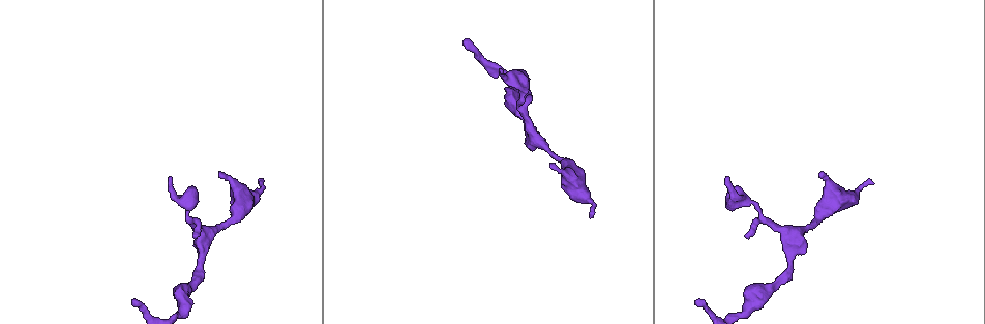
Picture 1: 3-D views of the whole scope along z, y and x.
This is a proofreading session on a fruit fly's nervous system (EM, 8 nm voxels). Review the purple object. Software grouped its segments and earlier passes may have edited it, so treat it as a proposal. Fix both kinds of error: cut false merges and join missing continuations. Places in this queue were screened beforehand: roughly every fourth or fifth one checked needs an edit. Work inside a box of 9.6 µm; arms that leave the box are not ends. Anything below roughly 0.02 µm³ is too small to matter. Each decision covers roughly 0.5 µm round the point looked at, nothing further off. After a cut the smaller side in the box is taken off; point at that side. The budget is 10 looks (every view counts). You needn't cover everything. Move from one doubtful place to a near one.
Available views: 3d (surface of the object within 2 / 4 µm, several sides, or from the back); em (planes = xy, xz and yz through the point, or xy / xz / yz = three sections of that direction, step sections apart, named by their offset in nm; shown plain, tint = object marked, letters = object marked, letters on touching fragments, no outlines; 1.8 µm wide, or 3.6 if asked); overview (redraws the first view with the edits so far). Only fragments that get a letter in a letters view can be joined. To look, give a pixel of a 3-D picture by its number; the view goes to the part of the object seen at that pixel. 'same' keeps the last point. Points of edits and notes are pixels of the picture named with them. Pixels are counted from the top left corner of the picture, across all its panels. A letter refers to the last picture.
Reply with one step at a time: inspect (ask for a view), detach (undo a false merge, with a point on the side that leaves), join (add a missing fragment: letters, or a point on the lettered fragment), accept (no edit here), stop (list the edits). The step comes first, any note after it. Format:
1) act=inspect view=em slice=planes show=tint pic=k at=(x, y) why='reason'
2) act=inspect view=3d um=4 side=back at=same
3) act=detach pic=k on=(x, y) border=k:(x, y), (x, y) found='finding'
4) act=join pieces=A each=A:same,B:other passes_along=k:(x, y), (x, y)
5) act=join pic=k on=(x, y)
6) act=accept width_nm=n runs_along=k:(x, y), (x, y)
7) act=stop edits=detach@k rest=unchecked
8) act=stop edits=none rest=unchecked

act=inspect view=3d um=4 pic=1 at=(462, 41) why='branch stops here'

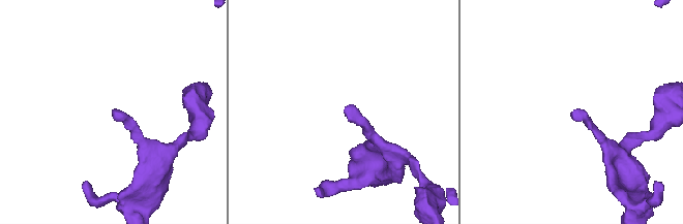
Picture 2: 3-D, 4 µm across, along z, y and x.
act=inspect view=em slice=yz step=4 show=letters pic=2 at=(573, 109)

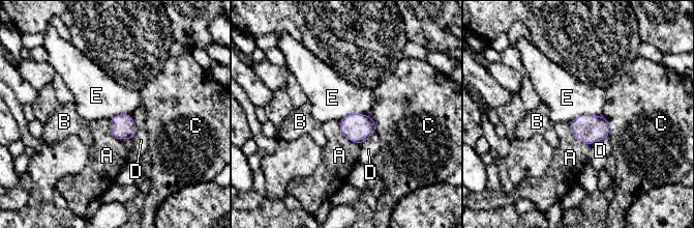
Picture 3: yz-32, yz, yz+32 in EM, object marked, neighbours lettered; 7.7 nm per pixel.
act=accept each=A:other,B:other,C:other,D:other,E:other border=3:(601, 115), (580, 114), (569, 123) found='no lettered fragment goes on from it'

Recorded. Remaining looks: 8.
act=inspect view=3d um=2 pic=1 at=(193, 237) why='an open end'

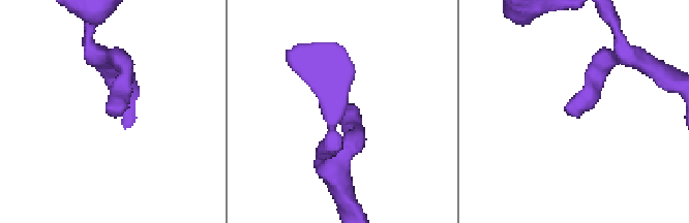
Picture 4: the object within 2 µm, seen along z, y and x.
act=inspect view=em slice=planes show=tint pic=4 at=(106, 112) why='now the EM'

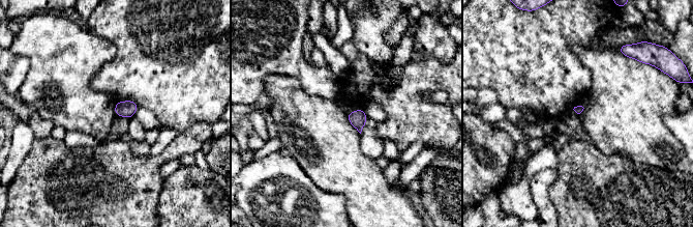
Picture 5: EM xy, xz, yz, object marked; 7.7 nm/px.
act=inspect view=em slice=planes show=letters at=same

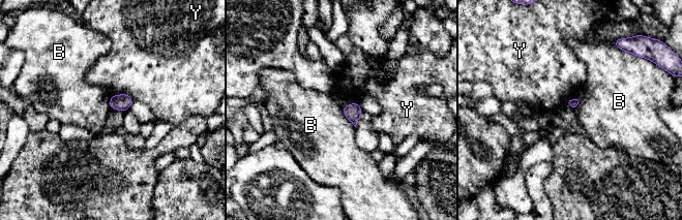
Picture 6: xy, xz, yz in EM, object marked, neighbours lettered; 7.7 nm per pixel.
act=accept longest_contact=B:190nm each=B:other,Y:other border=6:(342, 106), (344, 116), (355, 126) found='none of them fits'

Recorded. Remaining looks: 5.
act=inspect view=3d um=4 pic=1 at=(170, 177) why='an open end'

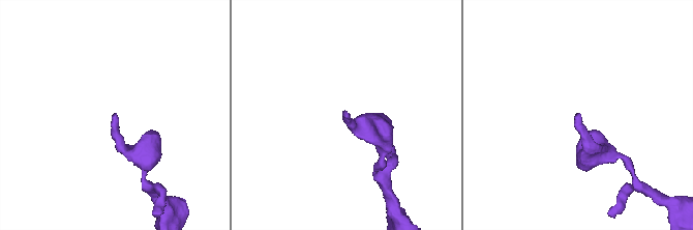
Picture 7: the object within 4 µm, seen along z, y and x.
act=inspect view=em um=3.6 slice=xz step=8 show=letters pic=7 at=(347, 112) why='shape alone is not enough'

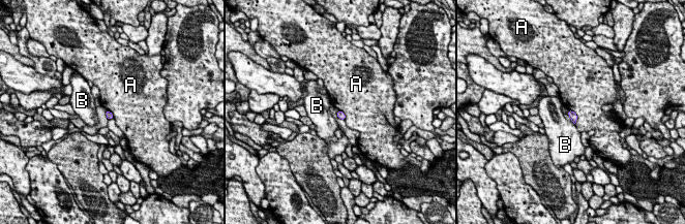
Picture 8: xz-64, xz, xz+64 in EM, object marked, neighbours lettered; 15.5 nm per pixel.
act=accept each=A:other,B:other border=8:(569, 109), (576, 116), (575, 123) found='none of them fits'

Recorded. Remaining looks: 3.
act=inspect view=em slice=planes show=letters pic=1 at=(260, 183) why='an open end'

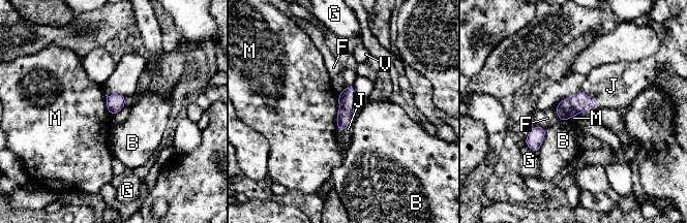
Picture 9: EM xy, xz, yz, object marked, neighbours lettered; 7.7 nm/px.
act=join pieces=J each=B:other,F:other,G:other,J:same,M:other,V:other passes_along=9:(568, 107), (590, 98), (611, 86) found='it goes on there'

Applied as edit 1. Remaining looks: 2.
act=stop edits=join@9 rest=unchecked

